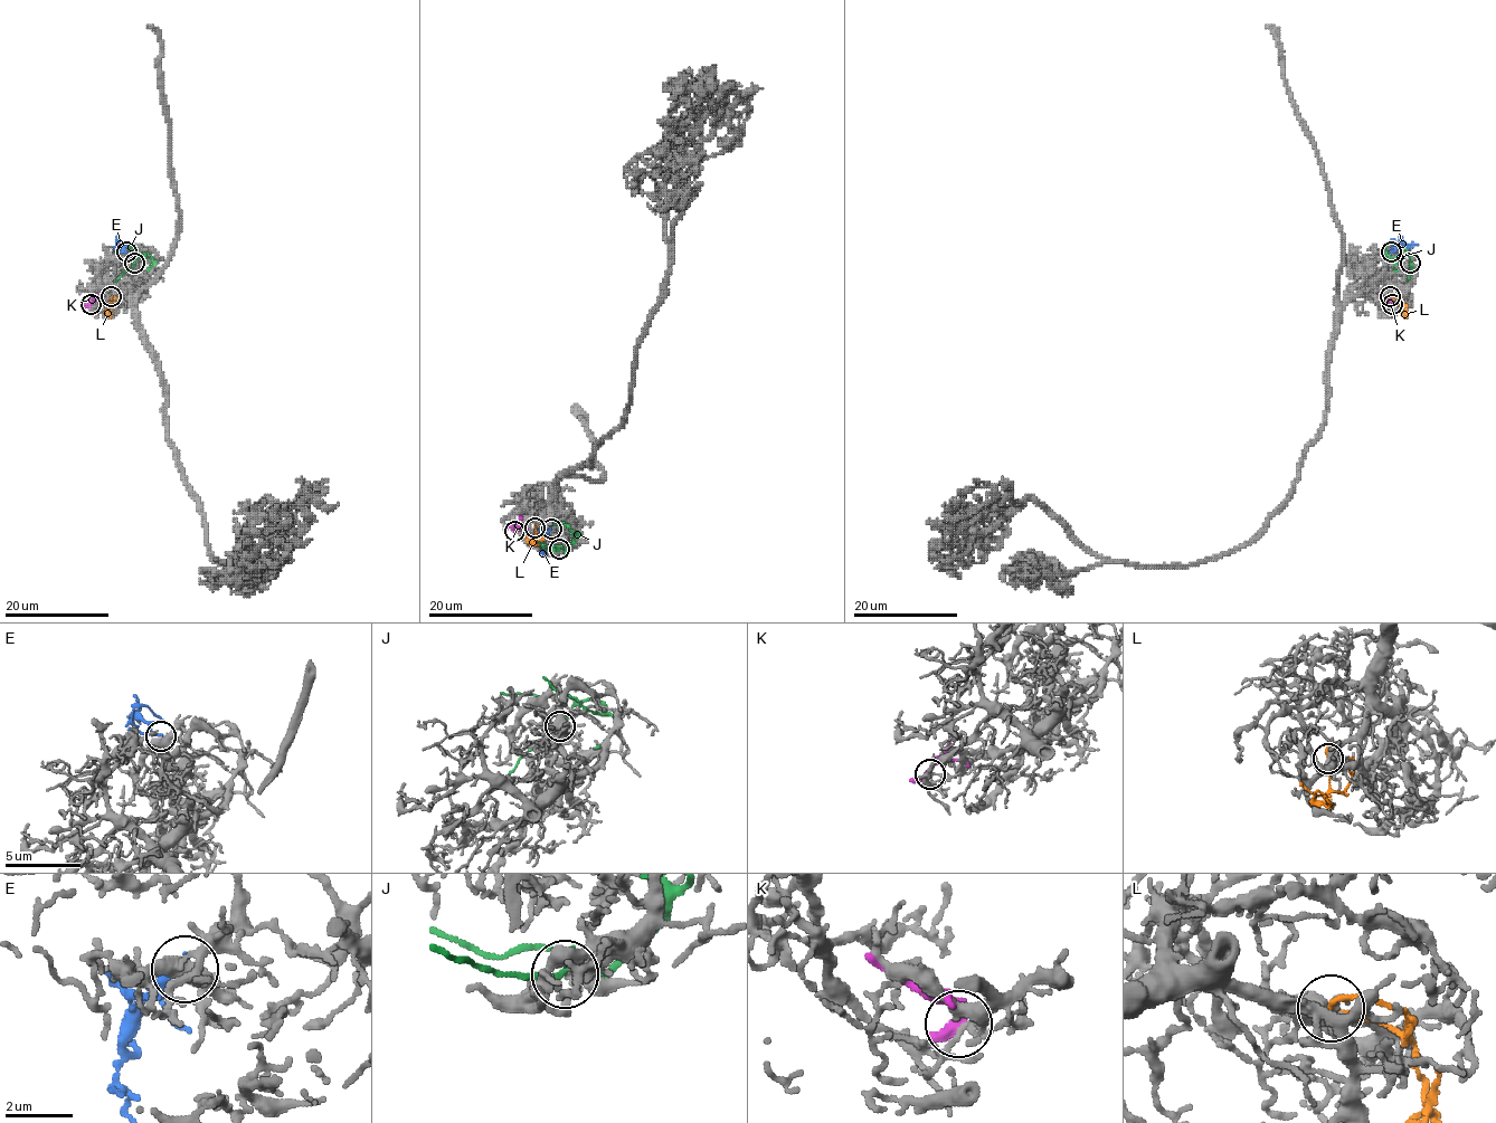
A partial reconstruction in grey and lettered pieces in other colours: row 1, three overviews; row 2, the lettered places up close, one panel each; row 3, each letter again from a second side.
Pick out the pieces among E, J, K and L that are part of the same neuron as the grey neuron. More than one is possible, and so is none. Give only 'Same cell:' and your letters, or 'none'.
Same cell: E

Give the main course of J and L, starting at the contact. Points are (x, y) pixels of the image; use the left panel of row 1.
J: (135, 262), (144, 253), (149, 257), (129, 245)
L: (110, 296), (106, 306), (112, 319)

